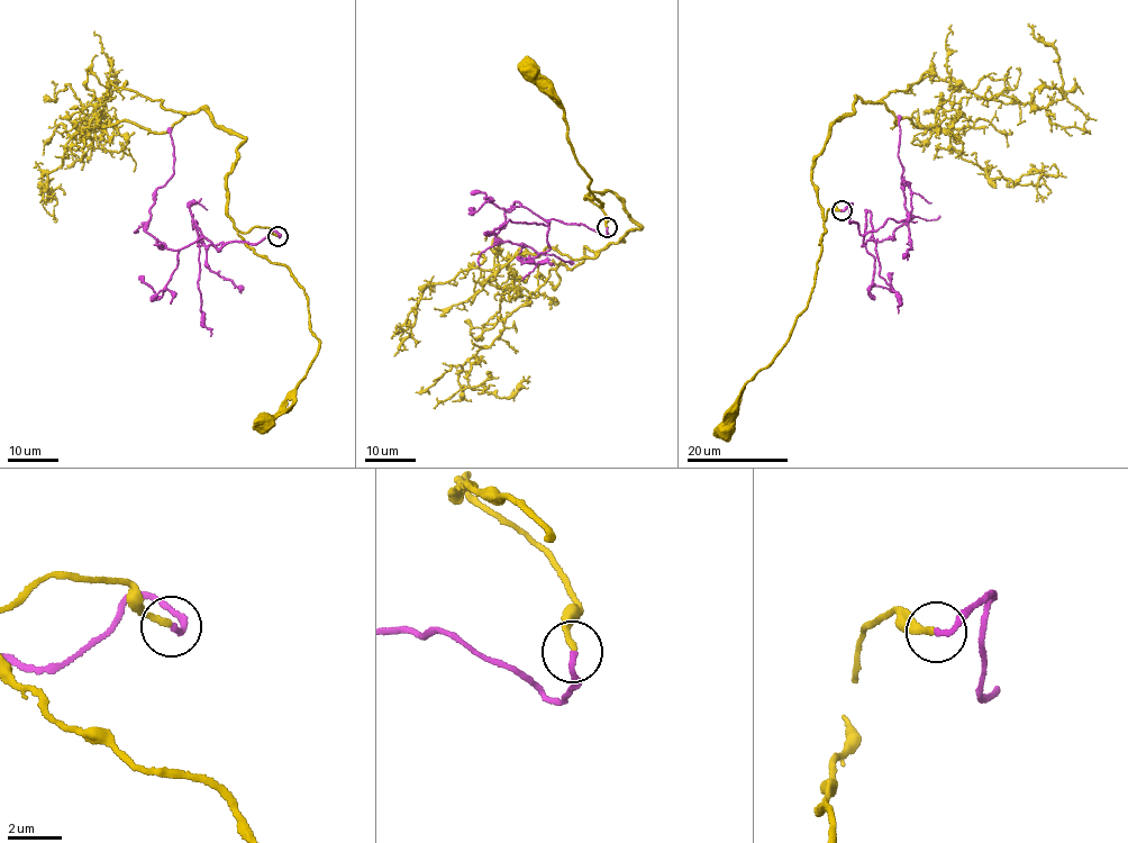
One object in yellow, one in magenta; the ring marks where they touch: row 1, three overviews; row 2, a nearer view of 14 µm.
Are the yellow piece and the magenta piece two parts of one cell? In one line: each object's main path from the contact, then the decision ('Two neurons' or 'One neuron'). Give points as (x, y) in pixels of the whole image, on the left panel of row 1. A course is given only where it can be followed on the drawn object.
Course of yellow: (278, 235), (256, 226), (238, 235), (257, 254), (288, 269), (303, 290), (319, 345), (292, 397), (264, 419). Course of magenta: (278, 236), (217, 250), (202, 237), (184, 247), (157, 245), (145, 229), (153, 193), (173, 173), (167, 127). One neuron

